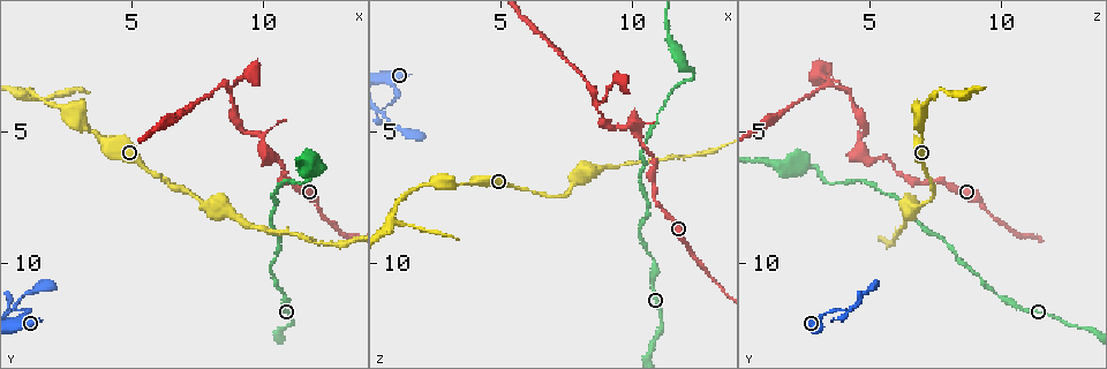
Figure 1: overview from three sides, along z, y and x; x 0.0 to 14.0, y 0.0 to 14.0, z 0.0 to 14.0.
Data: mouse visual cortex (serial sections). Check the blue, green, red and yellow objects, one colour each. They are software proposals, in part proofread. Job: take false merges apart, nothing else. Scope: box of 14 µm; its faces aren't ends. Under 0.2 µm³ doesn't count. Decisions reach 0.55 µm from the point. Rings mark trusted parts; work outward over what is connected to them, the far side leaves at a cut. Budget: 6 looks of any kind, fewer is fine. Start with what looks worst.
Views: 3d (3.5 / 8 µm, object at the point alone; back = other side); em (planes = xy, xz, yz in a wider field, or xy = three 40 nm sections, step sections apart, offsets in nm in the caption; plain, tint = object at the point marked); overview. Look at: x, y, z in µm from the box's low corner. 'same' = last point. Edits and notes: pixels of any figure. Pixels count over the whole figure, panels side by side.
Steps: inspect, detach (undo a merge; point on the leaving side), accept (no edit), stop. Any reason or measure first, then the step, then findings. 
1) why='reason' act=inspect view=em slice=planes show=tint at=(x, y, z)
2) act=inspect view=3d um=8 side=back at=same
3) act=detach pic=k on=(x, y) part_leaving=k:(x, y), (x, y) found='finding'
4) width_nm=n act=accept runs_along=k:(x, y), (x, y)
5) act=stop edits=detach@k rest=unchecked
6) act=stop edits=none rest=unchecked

why='sharp bend' act=inspect view=3d um=3.5 at=(12.3, 6.3, 2.9)

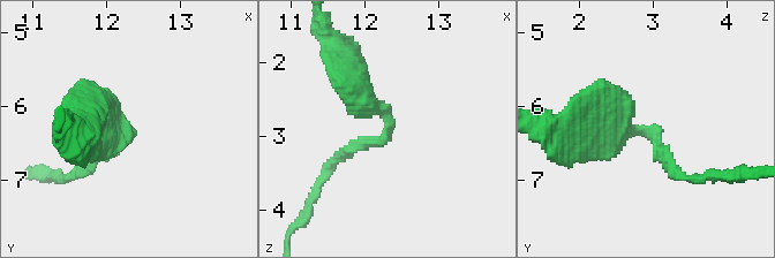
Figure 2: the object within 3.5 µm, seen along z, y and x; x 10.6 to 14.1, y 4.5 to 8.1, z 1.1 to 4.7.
why='now the EM' act=inspect view=em slice=xy step=3 show=tint at=(12.30, 6.40, 2.95)

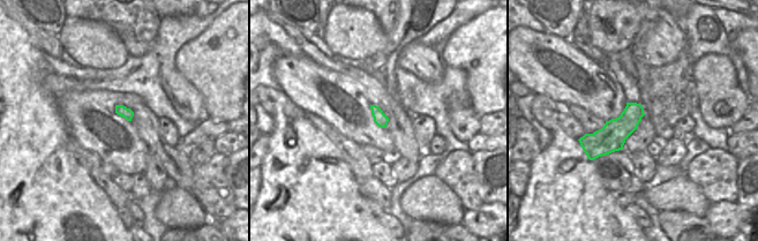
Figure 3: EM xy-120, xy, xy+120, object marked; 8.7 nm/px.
act=inspect view=em slice=xy step=1 show=tint at=same

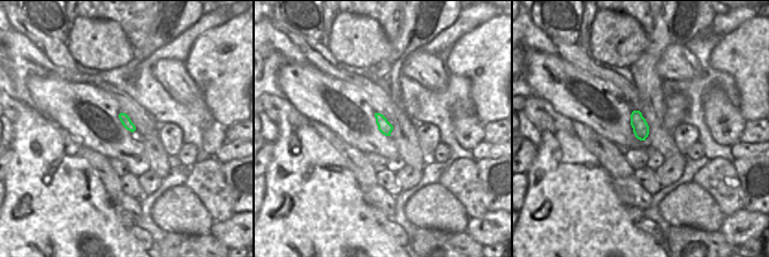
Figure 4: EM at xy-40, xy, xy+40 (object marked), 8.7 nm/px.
act=accept runs_along=2:(678, 172), (654, 136), (592, 112) found='all the same cell'

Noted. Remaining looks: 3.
why='sharp bend' act=inspect view=3d um=3.5 at=(9.9, 5.1, 4.8)

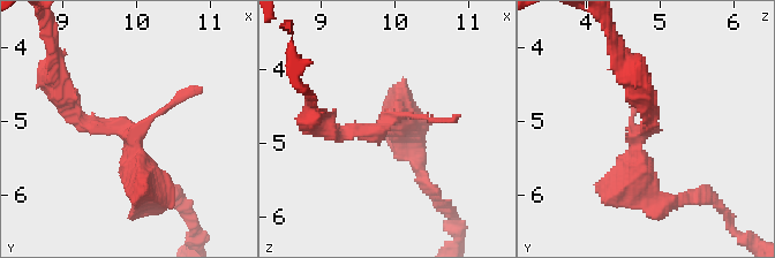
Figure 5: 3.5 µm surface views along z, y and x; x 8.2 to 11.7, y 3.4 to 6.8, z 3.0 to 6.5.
act=inspect view=em slice=planes show=tint at=(9.85, 5.15, 4.75)

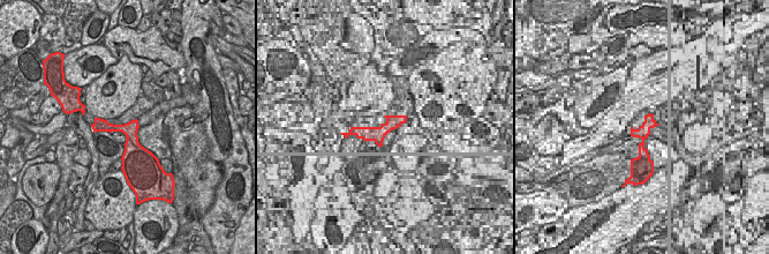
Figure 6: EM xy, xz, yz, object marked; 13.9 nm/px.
width_nm=220 act=accept runs_along=5:(155, 197), (133, 139), (66, 101) found='one cell here'

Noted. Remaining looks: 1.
act=stop edits=none rest=unchecked

